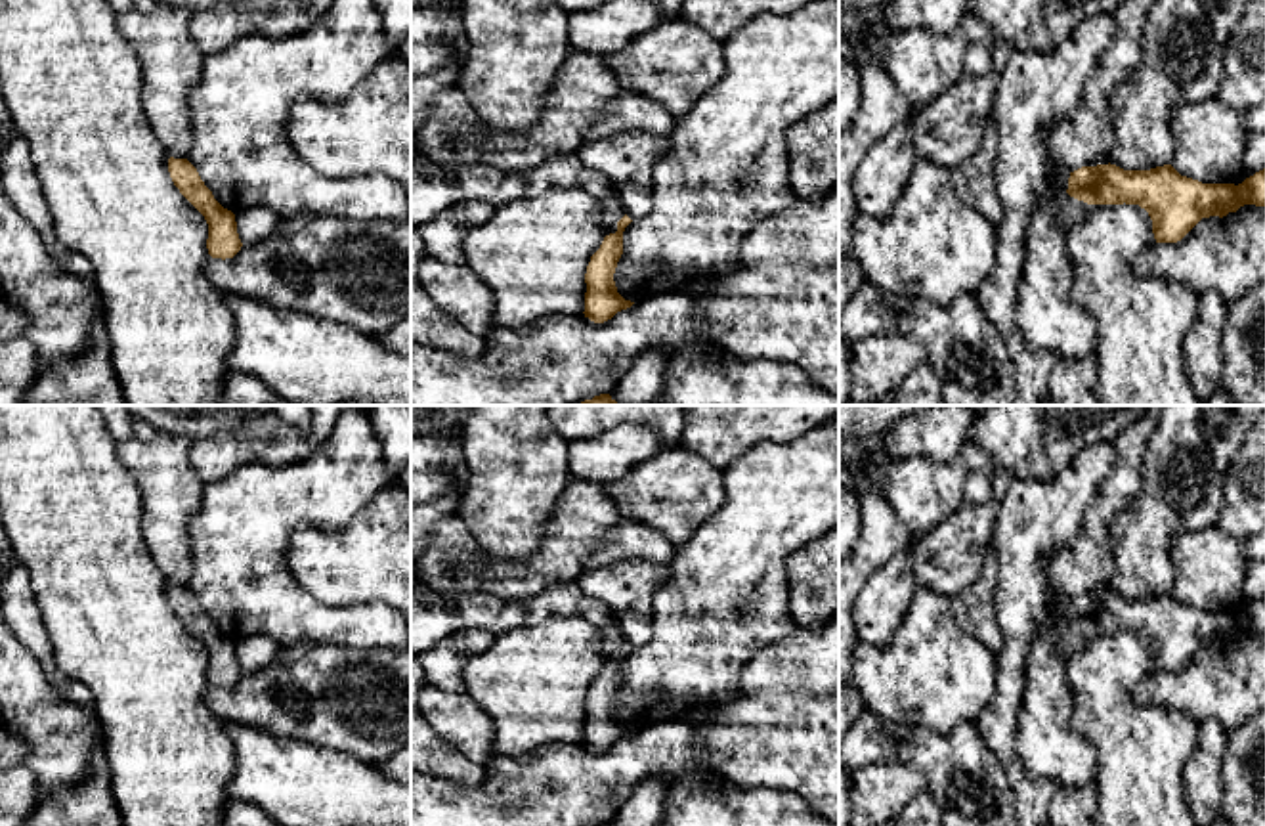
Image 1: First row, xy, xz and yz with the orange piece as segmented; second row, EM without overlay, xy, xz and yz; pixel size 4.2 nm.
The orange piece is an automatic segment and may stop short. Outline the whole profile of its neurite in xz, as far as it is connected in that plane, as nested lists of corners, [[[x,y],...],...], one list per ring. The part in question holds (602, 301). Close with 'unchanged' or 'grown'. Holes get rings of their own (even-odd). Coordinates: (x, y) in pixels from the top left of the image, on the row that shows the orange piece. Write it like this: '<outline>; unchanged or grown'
[[[619,195],[602,199],[604,241],[590,256],[585,283],[585,317],[594,323],[611,319],[617,312],[631,308],[634,302],[625,300],[615,287],[613,273],[623,254],[623,231],[632,220],[625,214]]]; grown

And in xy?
[[[157,4],[149,13],[136,10],[118,13],[117,27],[139,59],[143,71],[141,107],[170,157],[170,178],[204,216],[208,254],[225,260],[243,247],[235,214],[214,199],[197,168],[187,161],[191,147],[189,96],[201,80],[204,61],[189,33],[193,13]]]; grown

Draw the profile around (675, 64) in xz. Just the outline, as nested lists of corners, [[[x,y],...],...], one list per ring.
[[[678,17],[604,55],[604,63],[625,92],[661,103],[678,120],[724,75],[722,44]]]

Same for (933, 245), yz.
[[[919,155],[892,214],[854,222],[854,256],[869,283],[883,293],[942,306],[980,289],[996,266],[996,243],[996,226],[955,195],[952,170]]]

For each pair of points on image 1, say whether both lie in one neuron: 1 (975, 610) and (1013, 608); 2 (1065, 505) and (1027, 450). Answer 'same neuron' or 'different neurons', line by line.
1: different neurons
2: different neurons

